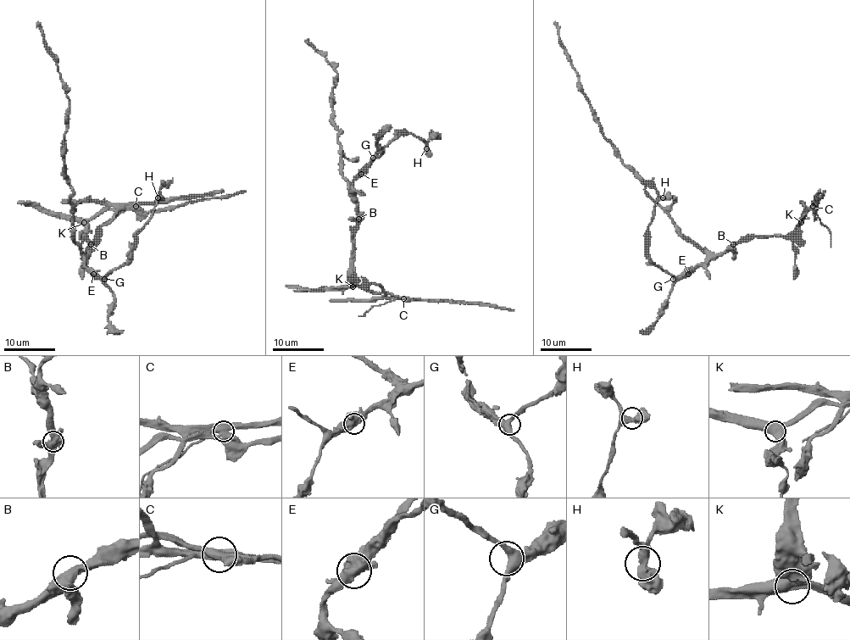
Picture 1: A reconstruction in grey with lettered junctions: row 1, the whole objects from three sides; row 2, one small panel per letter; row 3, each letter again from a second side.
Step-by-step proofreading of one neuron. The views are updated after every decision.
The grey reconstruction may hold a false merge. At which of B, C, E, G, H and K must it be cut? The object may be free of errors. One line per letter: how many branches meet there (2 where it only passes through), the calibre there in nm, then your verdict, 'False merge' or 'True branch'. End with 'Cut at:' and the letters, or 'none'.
B: Branches: 2. Thickness 600 nm. True branch
C: Branches: 3. Thickness 550 nm. False merge
E: Branches: 3. Thickness 550 nm. True branch
G: Branches: 3. Thickness 420 nm. True branch
H: Branches: 3. Thickness 480 nm. True branch
K: Branches: 3. Thickness 550 nm. True branch
Cut at: C

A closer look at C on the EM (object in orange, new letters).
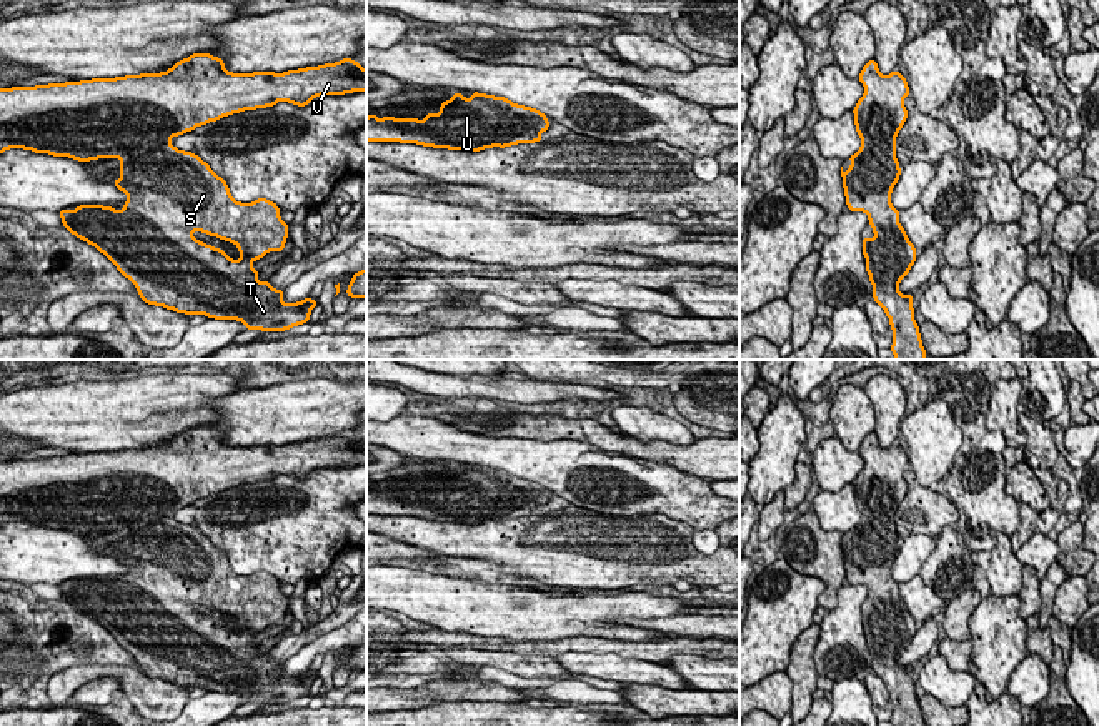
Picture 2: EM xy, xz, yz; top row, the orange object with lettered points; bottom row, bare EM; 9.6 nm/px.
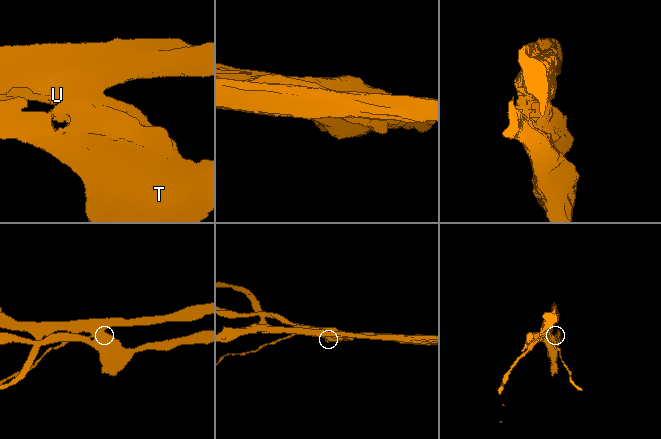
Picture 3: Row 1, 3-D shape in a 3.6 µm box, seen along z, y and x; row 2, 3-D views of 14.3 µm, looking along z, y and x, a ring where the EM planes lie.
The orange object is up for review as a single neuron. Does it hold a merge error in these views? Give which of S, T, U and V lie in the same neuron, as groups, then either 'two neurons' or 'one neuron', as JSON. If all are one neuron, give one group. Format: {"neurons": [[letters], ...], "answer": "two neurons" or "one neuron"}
{"neurons": [["S", "T"], ["U", "V"]], "answer": "two neurons"}

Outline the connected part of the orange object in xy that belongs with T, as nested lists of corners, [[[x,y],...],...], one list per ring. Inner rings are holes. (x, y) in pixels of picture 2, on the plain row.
[[[172,515],[162,523],[133,523],[120,531],[120,551],[113,558],[128,573],[122,583],[103,578],[80,578],[73,584],[60,583],[60,591],[72,608],[95,619],[117,643],[128,651],[147,678],[163,679],[185,688],[205,688],[208,693],[236,693],[246,703],[285,704],[310,694],[311,683],[318,674],[310,669],[285,676],[283,664],[273,661],[268,653],[260,654],[253,634],[268,624],[283,624],[288,611],[288,596],[280,591],[276,576],[258,571],[251,576],[236,574],[225,551],[218,549],[198,528],[178,523]],[[201,604],[210,609],[235,616],[241,631],[231,633],[223,623],[196,613],[191,606]]]

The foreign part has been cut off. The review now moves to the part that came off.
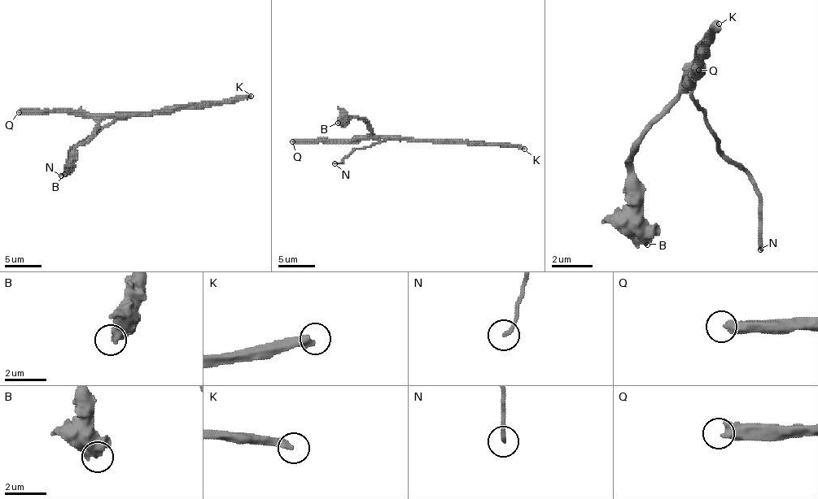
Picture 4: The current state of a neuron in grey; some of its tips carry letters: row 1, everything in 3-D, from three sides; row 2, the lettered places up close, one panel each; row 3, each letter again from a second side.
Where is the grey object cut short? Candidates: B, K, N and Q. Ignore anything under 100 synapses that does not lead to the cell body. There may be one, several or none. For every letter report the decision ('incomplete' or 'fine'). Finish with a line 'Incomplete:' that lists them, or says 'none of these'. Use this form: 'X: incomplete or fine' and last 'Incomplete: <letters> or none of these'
B: fine
K: incomplete
N: fine
Q: incomplete
Incomplete: K, Q

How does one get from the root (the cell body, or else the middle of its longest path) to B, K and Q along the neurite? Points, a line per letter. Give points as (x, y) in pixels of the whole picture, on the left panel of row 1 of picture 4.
B: (137, 112), (108, 114), (99, 123), (99, 127), (76, 149), (76, 159), (64, 174)
K: (137, 112), (203, 108), (234, 103), (251, 96)
Q: (137, 112), (19, 112)

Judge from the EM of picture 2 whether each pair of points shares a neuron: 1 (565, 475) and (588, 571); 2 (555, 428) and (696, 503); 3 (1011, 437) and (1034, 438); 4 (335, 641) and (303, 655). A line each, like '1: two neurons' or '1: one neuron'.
1: two neurons
2: two neurons
3: two neurons
4: one neuron

